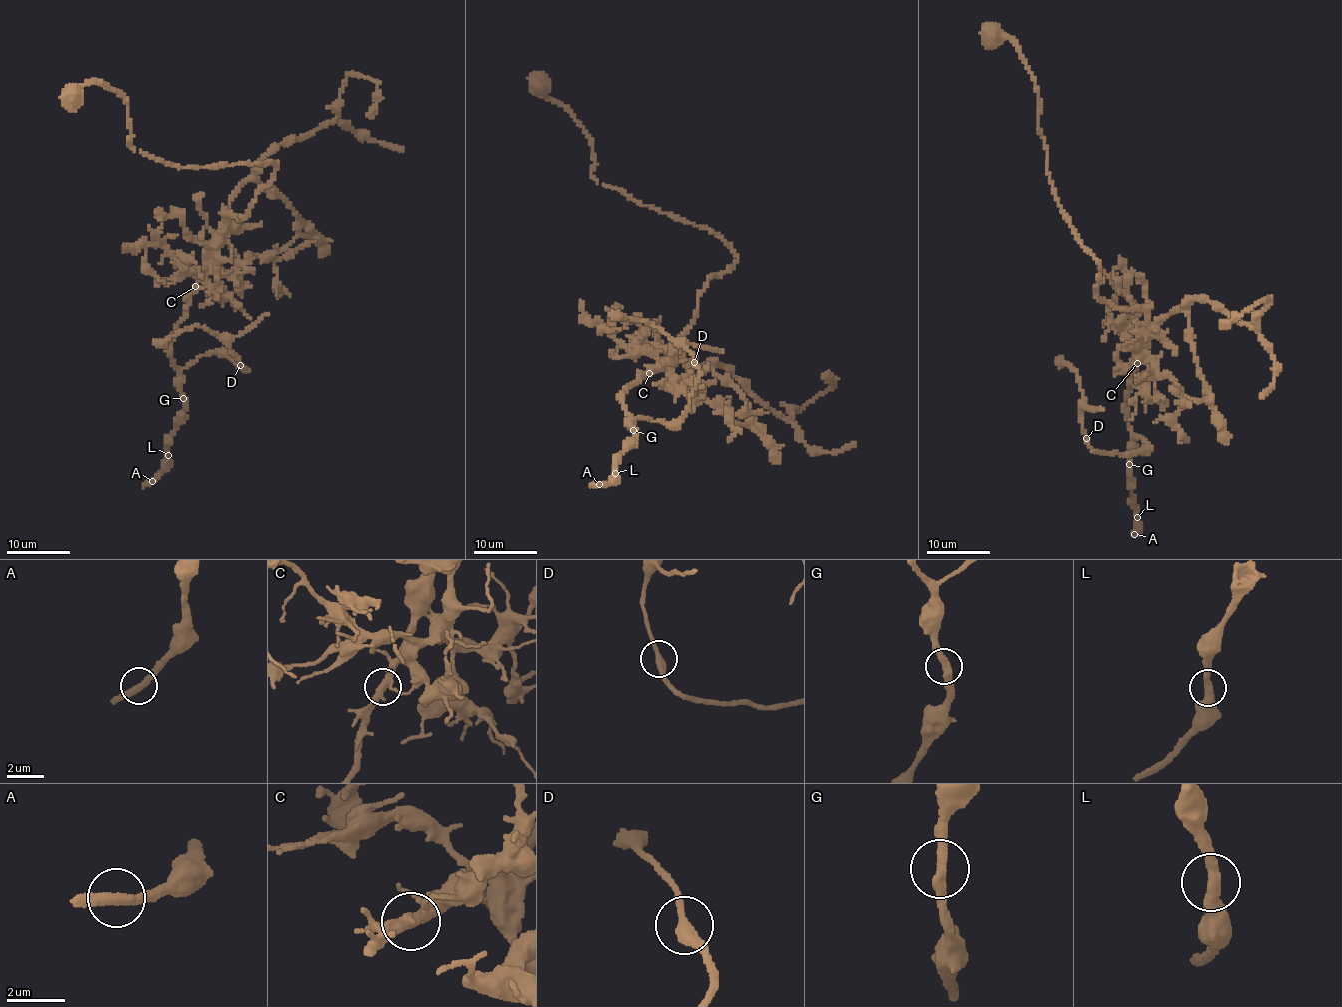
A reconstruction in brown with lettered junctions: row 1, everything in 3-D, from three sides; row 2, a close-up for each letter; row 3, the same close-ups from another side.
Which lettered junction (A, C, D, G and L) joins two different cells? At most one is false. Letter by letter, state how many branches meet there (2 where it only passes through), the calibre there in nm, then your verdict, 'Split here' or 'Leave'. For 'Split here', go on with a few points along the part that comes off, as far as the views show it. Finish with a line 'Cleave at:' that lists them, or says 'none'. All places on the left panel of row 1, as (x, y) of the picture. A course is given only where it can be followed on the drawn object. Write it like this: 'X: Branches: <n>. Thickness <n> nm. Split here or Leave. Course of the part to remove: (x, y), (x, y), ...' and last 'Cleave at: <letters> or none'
A: Branches: 2. Thickness 360 nm. Leave
C: Branches: 2. Thickness 360 nm. Split here. Course of the part to remove: (194, 287), (229, 202), (269, 151), (332, 122), (347, 75), (376, 82), (377, 101), (369, 117)
D: Branches: 2. Thickness 360 nm. Leave
G: Branches: 2. Thickness 360 nm. Leave
L: Branches: 2. Thickness 400 nm. Leave
Cleave at: C

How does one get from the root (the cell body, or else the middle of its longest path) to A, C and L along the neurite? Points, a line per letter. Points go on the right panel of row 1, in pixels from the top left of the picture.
A: (995, 33), (1015, 43), (1034, 80), (1047, 173), (1099, 264), (1097, 298), (1146, 315), (1126, 399), (1134, 534)
C: (995, 33), (1015, 43), (1034, 80), (1047, 173), (1062, 213), (1099, 264), (1097, 298), (1146, 315), (1138, 363)
L: (995, 33), (1015, 43), (1034, 80), (1047, 173), (1099, 264), (1097, 298), (1146, 315), (1126, 399), (1137, 517)

